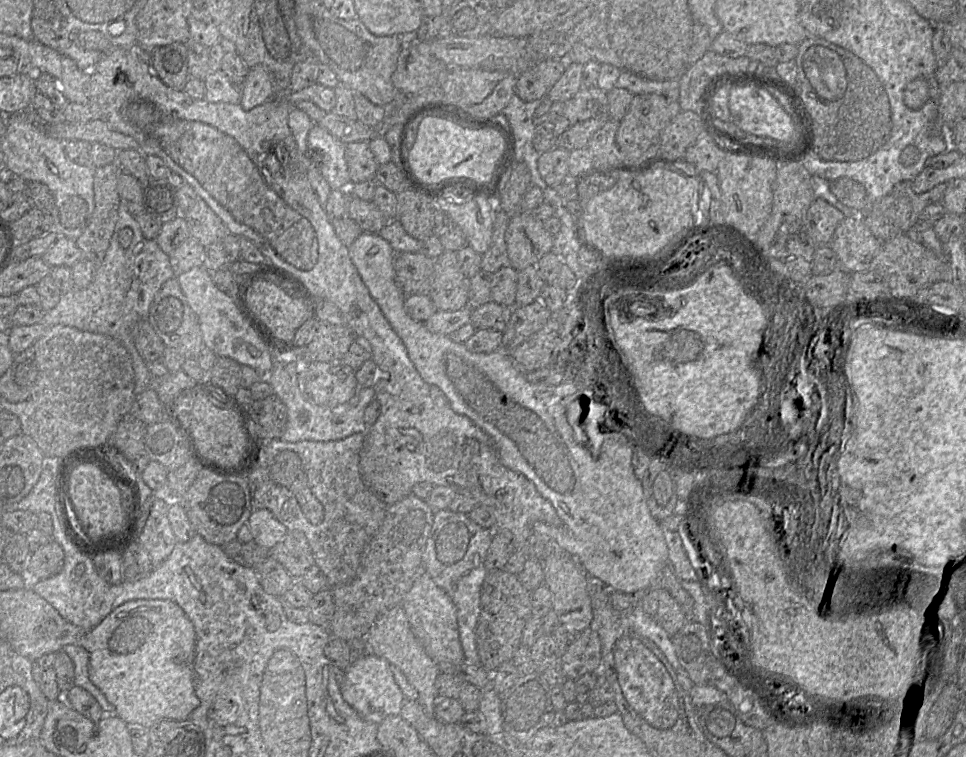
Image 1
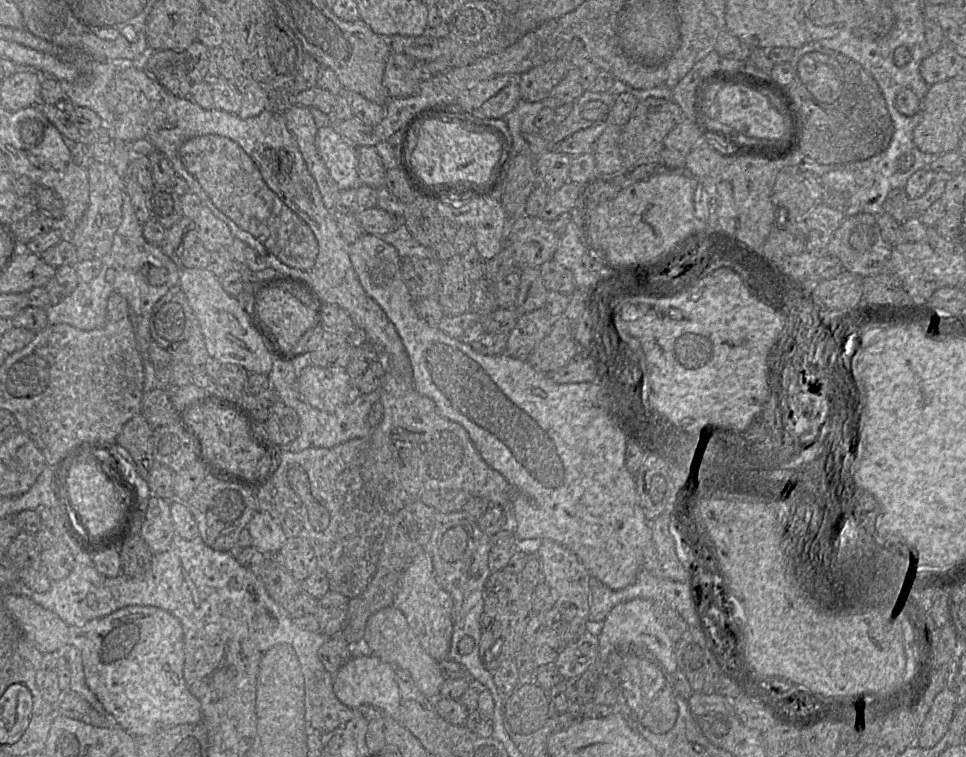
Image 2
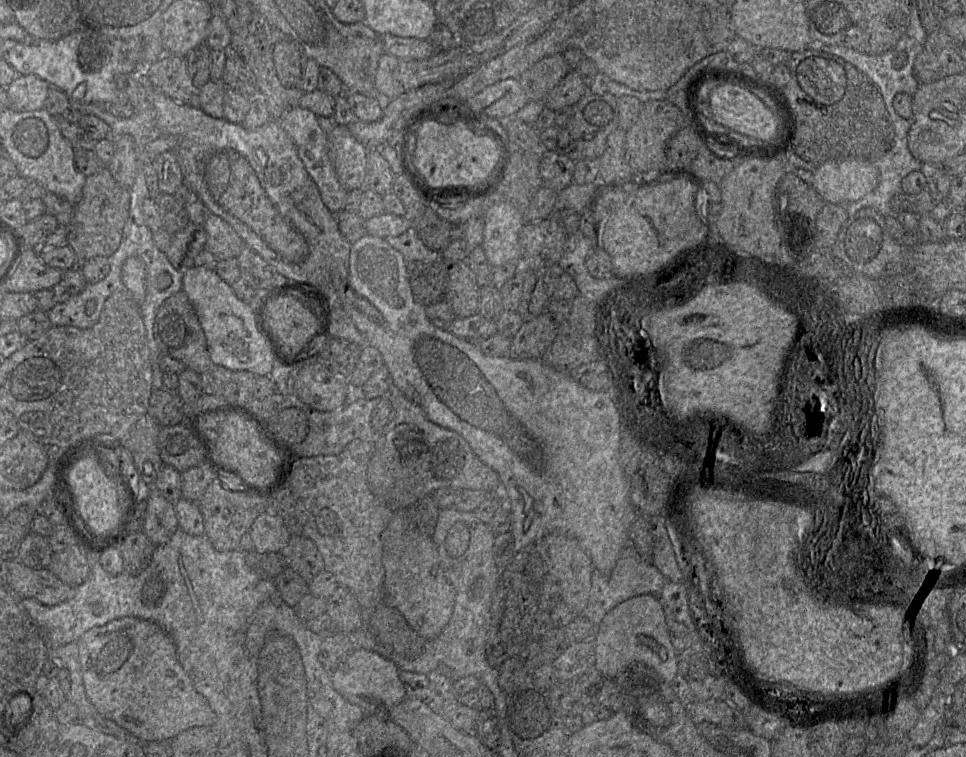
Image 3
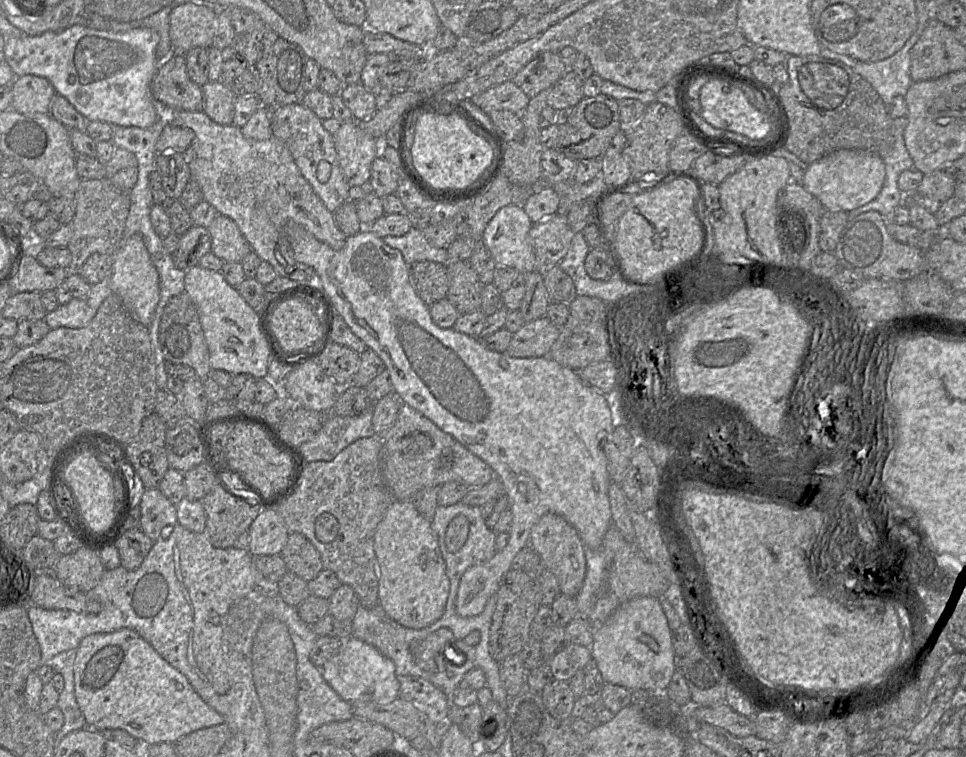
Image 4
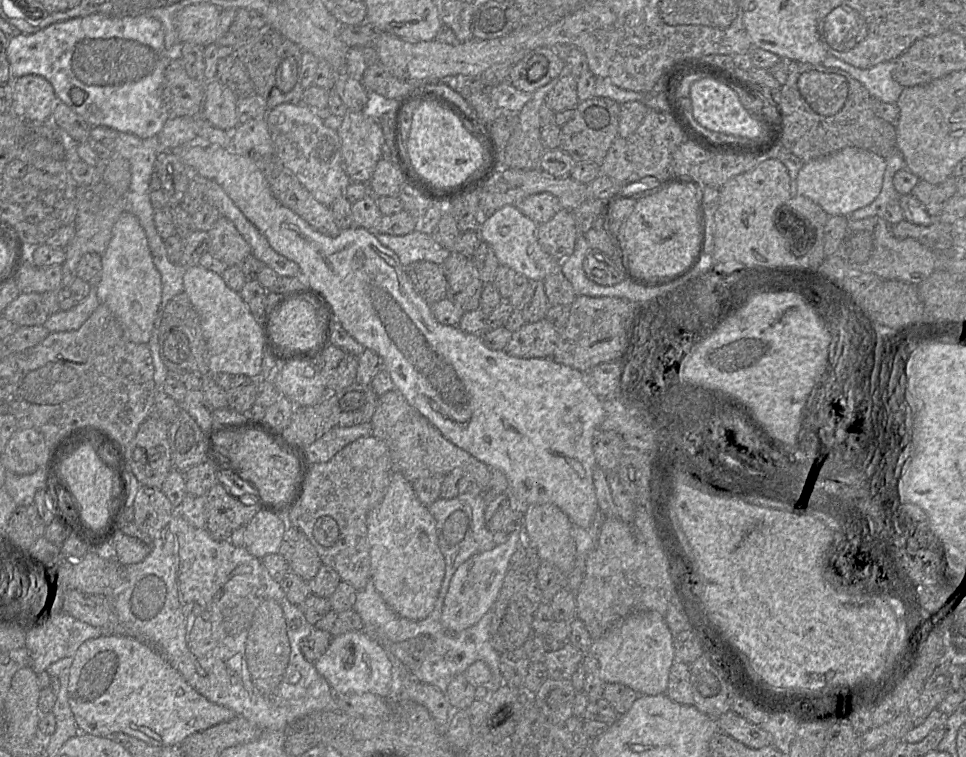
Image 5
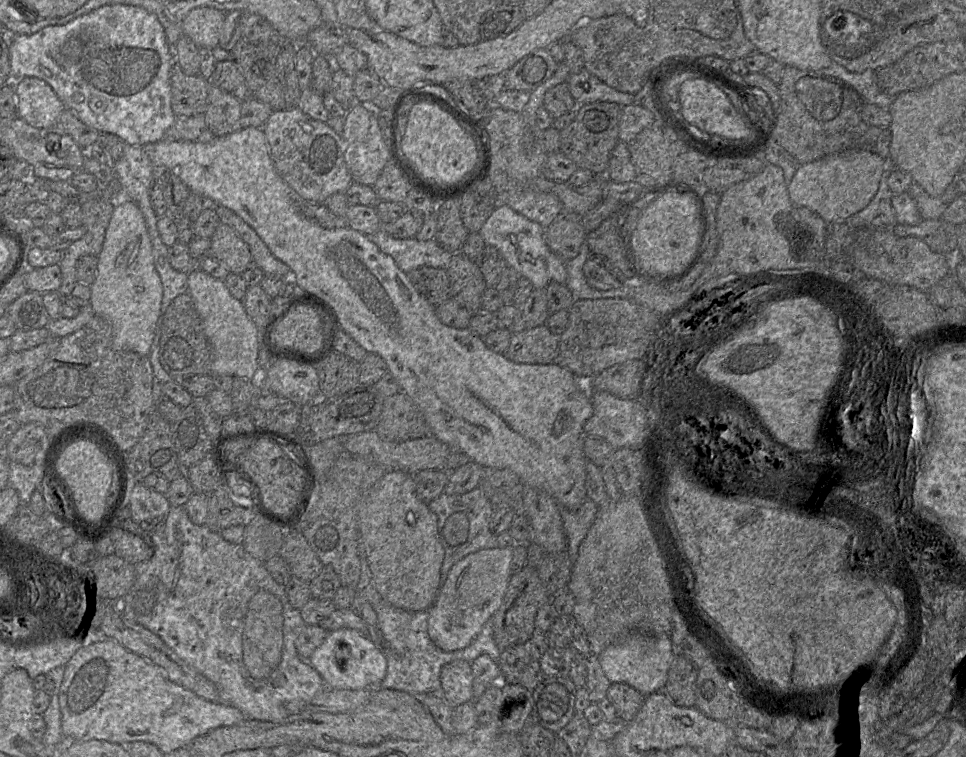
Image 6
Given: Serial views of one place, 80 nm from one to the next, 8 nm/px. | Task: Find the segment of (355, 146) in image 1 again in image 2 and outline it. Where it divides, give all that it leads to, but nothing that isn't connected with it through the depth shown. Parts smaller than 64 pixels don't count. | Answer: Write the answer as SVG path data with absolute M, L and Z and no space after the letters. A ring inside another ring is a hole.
M375 146L356 147L359 184L380 189L385 186L386 167Z

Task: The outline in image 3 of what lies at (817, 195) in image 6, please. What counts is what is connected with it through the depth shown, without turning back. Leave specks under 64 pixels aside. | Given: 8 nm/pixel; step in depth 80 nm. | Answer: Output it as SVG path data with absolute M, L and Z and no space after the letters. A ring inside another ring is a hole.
M835 159L813 172L812 187L826 204L846 205L872 192L878 184L874 160Z

